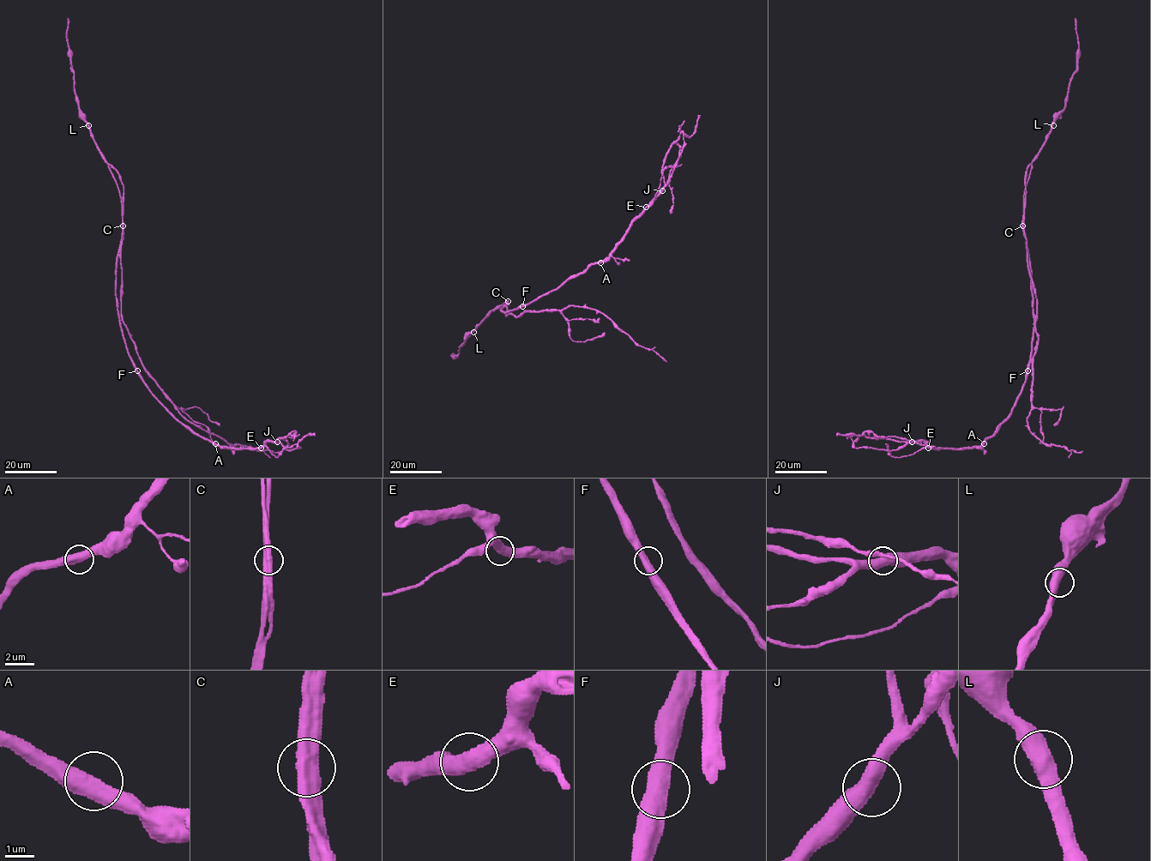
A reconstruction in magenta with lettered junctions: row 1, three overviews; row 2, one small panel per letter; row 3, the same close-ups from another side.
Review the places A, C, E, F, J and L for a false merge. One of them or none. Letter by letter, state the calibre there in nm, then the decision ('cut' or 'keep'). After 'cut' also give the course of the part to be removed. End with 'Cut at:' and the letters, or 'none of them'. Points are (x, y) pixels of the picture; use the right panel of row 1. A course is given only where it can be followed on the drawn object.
A: 500 nm thick; keep
C: 550 nm thick; keep
E: 500 nm thick; keep
F: 500 nm thick; keep
J: 500 nm thick; keep
L: 550 nm thick; keep
Cut at: none of them

